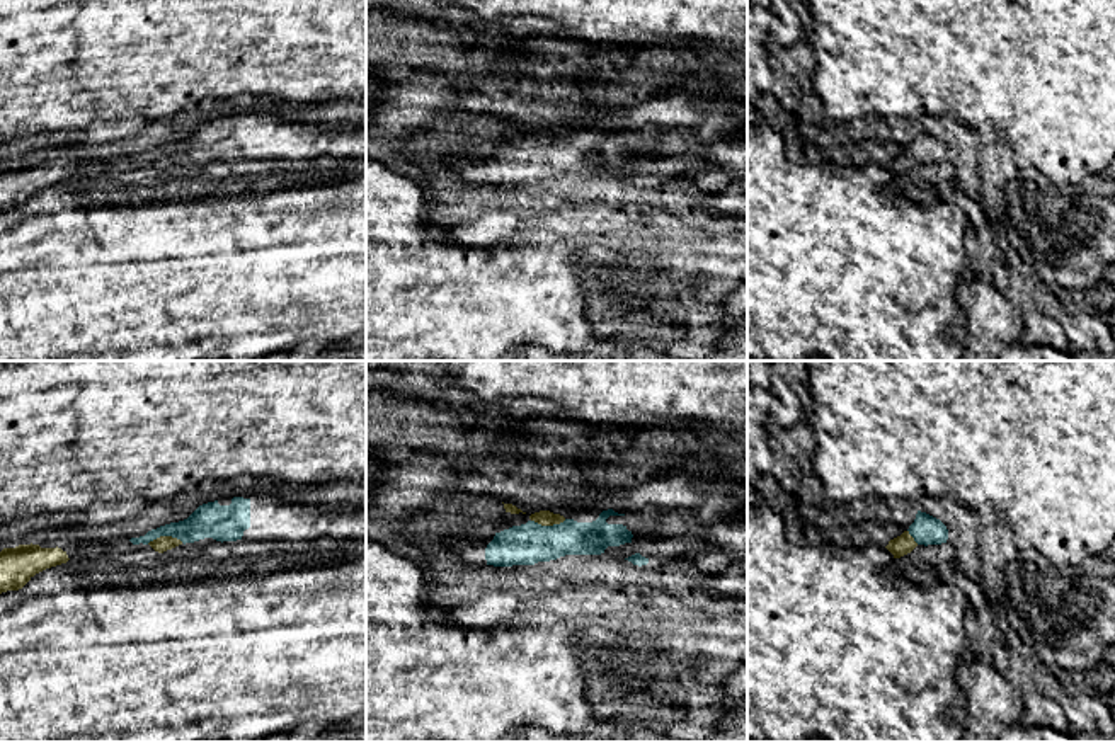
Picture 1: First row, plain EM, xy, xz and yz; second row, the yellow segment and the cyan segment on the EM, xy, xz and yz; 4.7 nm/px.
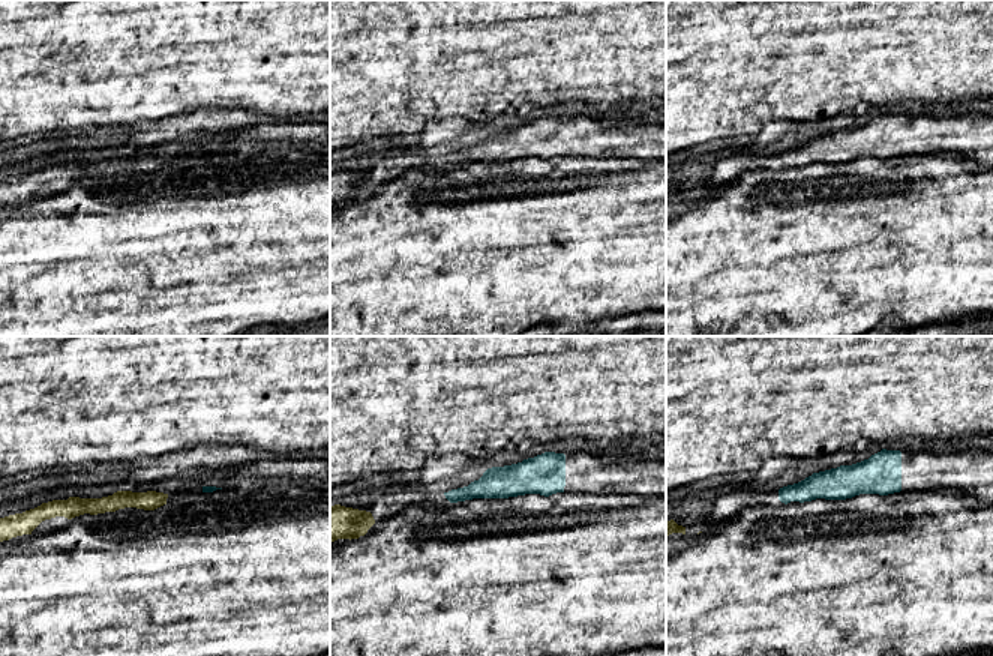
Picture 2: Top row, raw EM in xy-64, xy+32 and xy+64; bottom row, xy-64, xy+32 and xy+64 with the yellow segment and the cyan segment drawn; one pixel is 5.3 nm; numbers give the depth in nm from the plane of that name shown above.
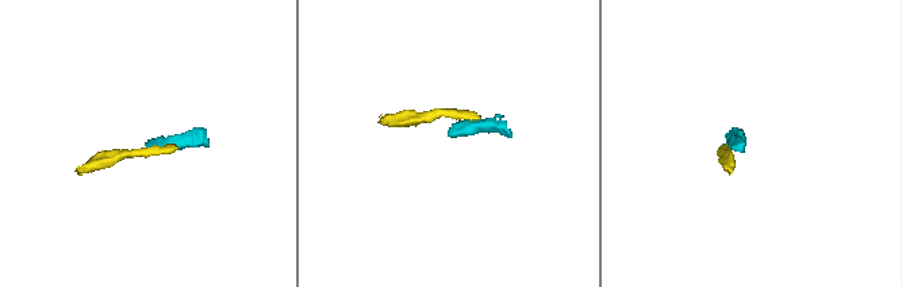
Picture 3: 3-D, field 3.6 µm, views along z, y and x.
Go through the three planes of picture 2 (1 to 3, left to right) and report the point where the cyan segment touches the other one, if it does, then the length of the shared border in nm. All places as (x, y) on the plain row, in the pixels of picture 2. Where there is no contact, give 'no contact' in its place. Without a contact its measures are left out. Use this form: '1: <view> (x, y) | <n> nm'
1: no contact
2: no contact
3: no contact

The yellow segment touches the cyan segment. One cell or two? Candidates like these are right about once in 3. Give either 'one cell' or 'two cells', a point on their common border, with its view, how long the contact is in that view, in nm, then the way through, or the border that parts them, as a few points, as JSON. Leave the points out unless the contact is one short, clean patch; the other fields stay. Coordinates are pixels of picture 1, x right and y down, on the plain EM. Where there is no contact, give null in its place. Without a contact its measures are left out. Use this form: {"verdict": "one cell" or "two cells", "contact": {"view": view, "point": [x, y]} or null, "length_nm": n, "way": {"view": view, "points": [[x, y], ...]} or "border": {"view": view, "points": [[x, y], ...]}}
{"verdict": "one cell", "contact": {"view": "xy", "point": [164, 155]}, "length_nm": 180, "way": {"view": "xy", "points": [[162, 162], [164, 155], [193, 148], [211, 138]]}}

